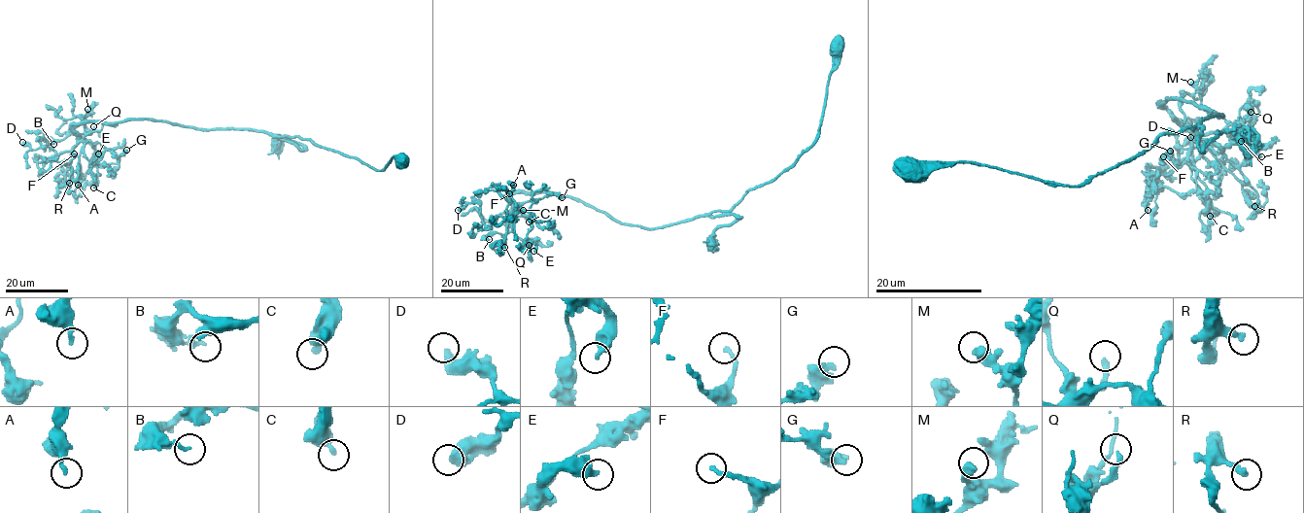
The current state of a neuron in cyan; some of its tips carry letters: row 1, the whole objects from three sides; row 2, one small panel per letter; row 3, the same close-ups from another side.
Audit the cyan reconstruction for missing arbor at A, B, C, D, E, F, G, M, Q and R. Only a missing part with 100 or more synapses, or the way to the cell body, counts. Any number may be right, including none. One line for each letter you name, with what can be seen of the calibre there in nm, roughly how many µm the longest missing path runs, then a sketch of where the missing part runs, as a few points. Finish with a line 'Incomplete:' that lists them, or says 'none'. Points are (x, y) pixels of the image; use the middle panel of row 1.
Incomplete: none

